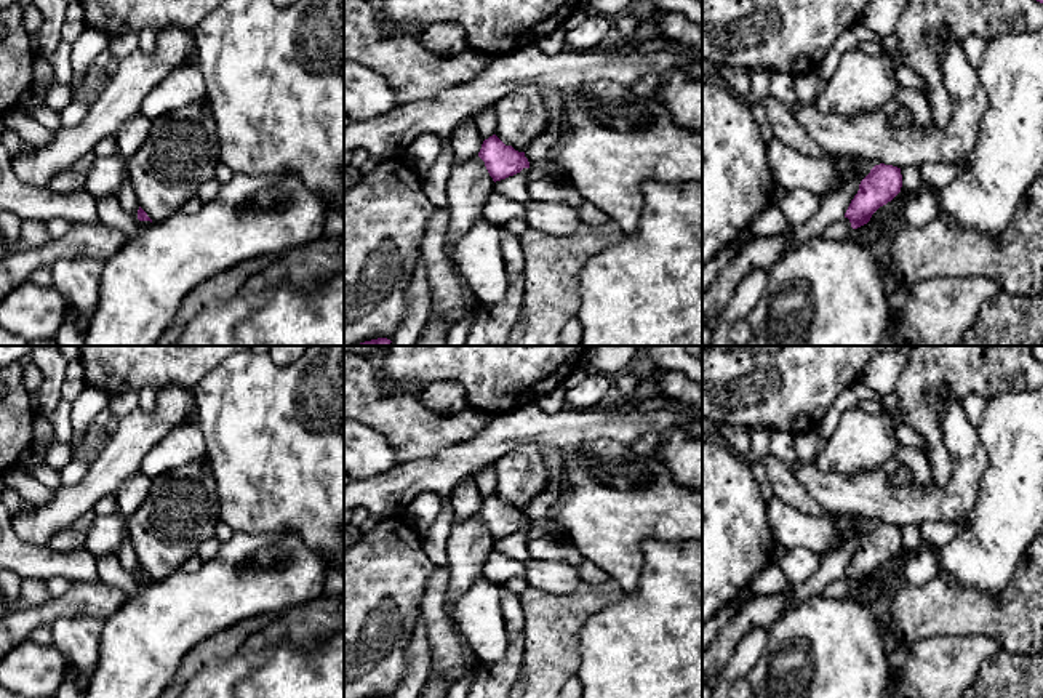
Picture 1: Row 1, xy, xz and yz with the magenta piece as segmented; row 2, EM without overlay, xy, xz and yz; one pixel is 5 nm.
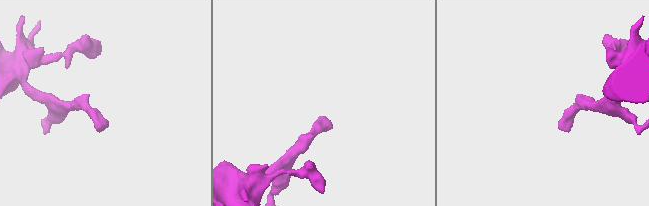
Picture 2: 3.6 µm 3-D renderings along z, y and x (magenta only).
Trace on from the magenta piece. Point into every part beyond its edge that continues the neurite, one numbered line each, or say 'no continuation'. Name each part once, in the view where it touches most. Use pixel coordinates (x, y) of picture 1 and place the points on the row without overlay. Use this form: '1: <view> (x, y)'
1: xz (520, 474)

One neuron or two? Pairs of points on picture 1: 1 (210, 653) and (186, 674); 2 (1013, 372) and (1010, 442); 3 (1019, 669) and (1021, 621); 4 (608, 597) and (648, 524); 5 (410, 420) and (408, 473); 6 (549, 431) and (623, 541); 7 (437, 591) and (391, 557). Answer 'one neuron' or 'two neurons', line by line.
1: one neuron
2: two neurons
3: two neurons
4: two neurons
5: two neurons
6: two neurons
7: two neurons

